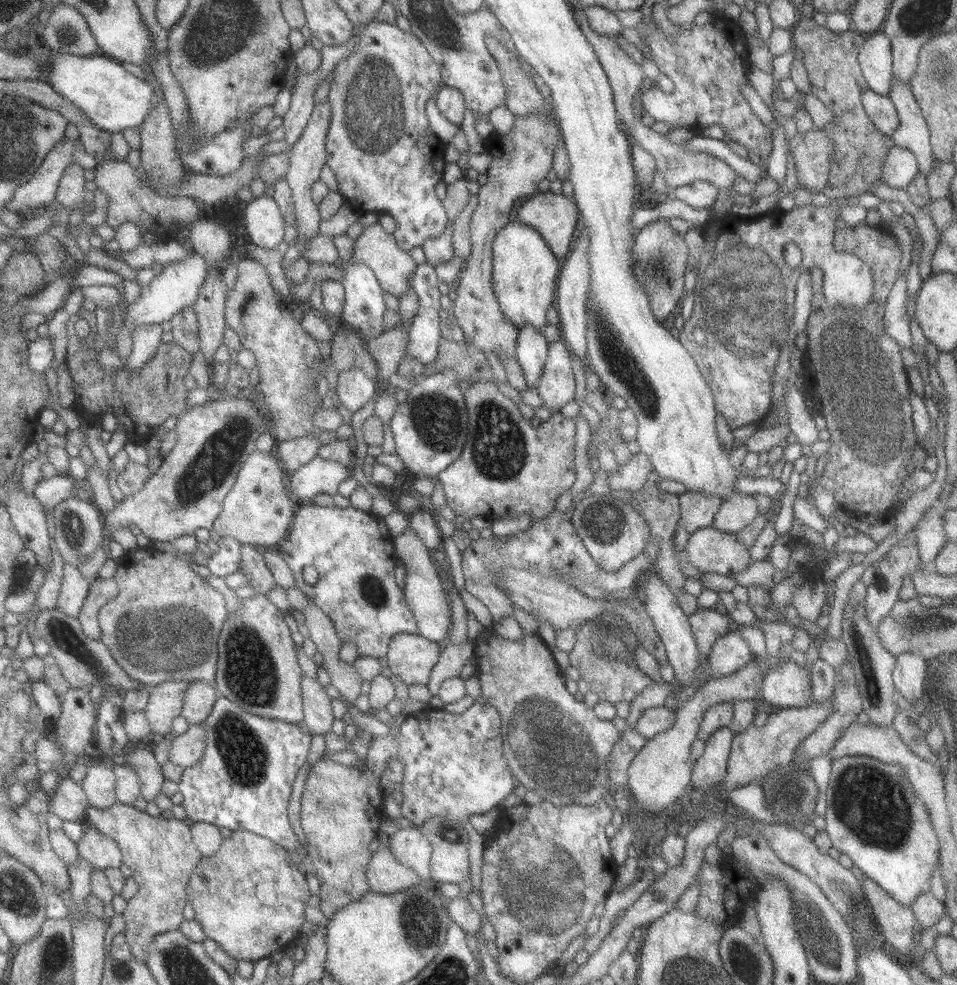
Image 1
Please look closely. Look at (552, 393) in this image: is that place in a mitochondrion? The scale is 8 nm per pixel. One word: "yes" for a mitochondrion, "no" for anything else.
no

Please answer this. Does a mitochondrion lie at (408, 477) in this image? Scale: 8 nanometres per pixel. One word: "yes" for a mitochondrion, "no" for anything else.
no

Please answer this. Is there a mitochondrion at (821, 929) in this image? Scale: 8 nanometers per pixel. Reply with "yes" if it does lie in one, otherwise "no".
yes

